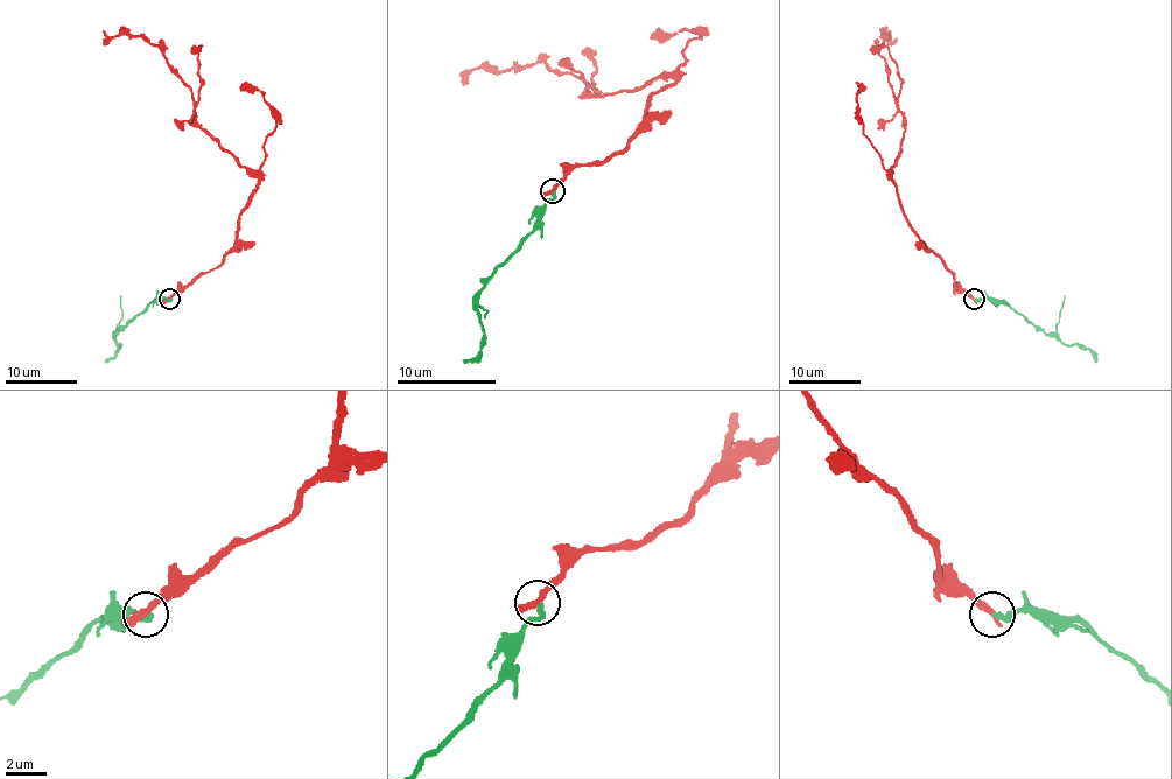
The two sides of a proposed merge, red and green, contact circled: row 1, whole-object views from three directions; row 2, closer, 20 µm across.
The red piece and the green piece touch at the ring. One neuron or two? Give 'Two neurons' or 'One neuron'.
Two neurons

